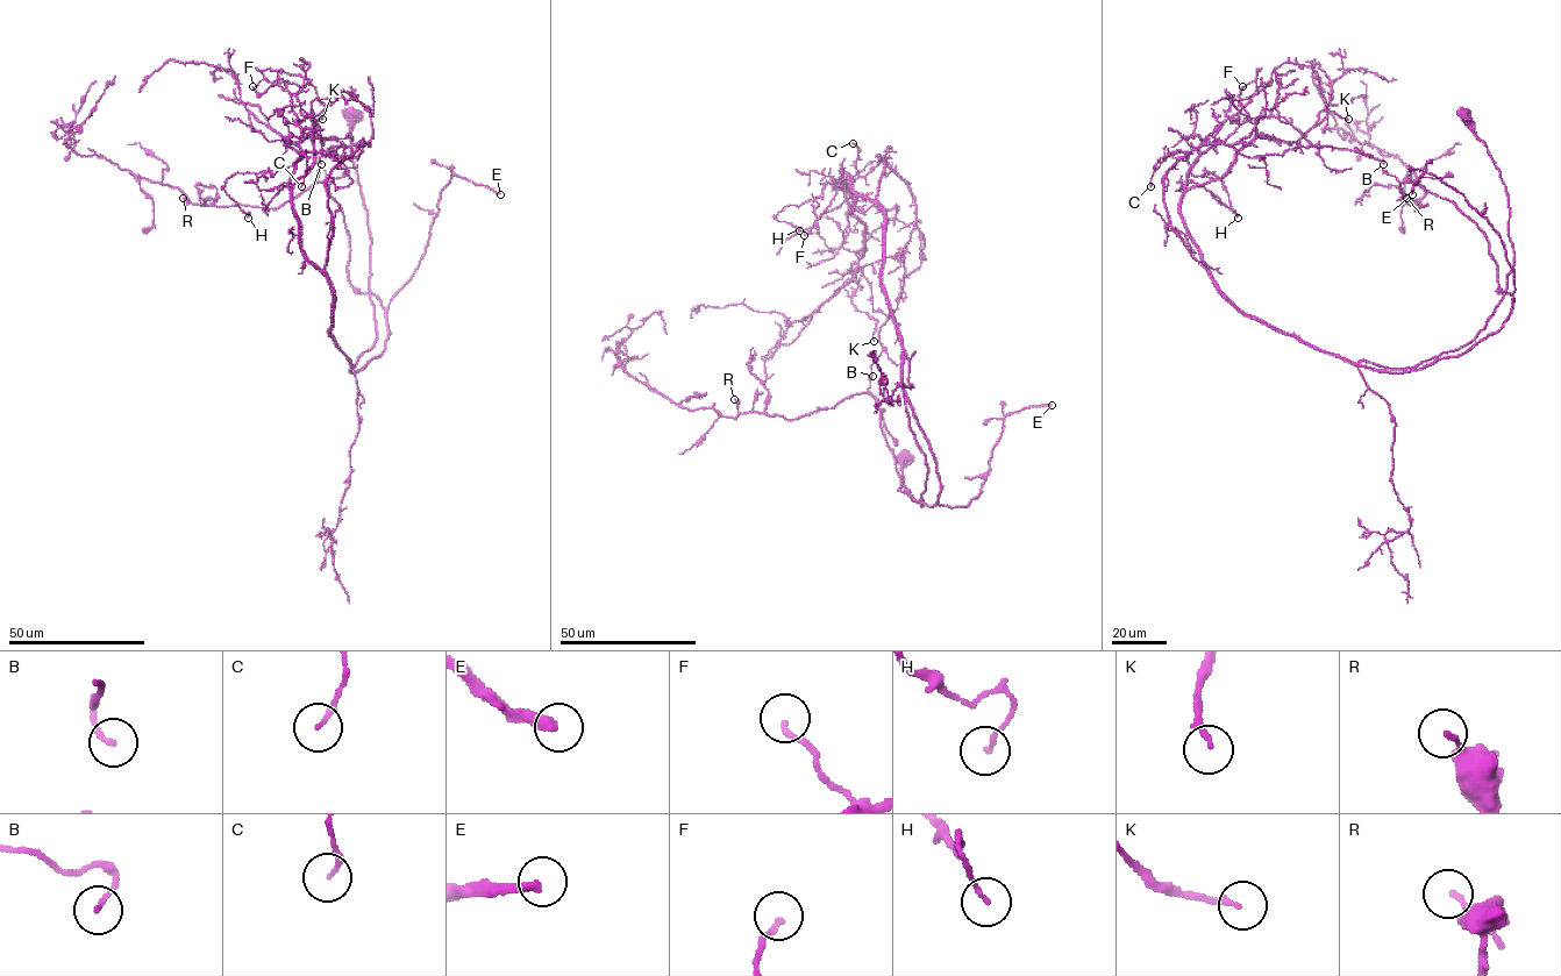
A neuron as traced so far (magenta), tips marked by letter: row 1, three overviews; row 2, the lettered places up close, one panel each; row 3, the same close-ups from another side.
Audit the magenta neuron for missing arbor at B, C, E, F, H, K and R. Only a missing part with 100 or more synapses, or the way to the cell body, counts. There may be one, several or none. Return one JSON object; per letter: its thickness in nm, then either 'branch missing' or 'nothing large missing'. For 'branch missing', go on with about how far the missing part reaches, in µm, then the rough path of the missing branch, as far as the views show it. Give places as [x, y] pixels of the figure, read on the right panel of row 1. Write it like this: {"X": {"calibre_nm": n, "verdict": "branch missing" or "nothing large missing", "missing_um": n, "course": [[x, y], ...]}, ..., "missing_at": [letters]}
{"B": {"calibre_nm": 150, "verdict": "nothing large missing"}, "C": {"calibre_nm": 160, "verdict": "nothing large missing"}, "E": {"calibre_nm": 300, "verdict": "branch missing", "missing_um": 140, "course": [[1412, 194], [1403, 206], [1405, 184], [1423, 177], [1418, 164], [1353, 123], [1340, 127], [1333, 80]]}, "F": {"calibre_nm": 150, "verdict": "nothing large missing"}, "H": {"calibre_nm": 130, "verdict": "nothing large missing"}, "K": {"calibre_nm": 170, "verdict": "nothing large missing"}, "R": {"calibre_nm": 140, "verdict": "nothing large missing"}, "missing_at": ["E"]}

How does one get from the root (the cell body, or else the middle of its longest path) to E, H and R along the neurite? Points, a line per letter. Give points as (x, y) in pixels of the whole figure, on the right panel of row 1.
E: (1466, 115), (1505, 292), (1467, 343), (1376, 370), (1512, 306), (1490, 223), (1433, 175), (1412, 194)
H: (1466, 115), (1504, 185), (1515, 264), (1456, 350), (1353, 363), (1248, 316), (1181, 214), (1190, 168), (1238, 218)
R: (1466, 115), (1505, 292), (1467, 343), (1376, 370), (1465, 354), (1513, 303), (1473, 221), (1406, 198)

